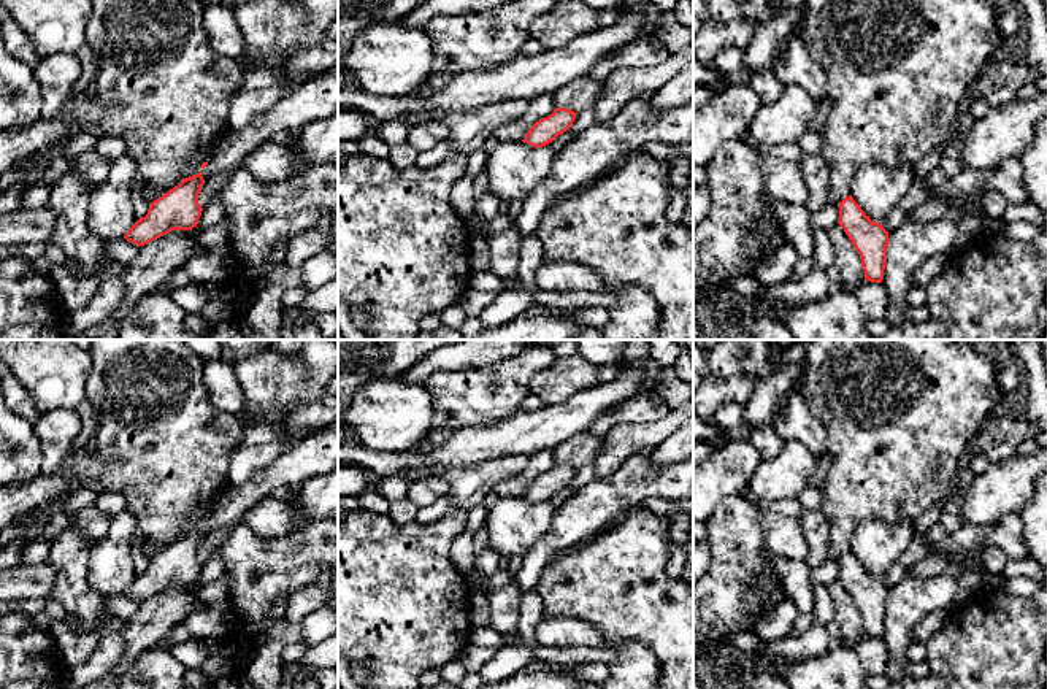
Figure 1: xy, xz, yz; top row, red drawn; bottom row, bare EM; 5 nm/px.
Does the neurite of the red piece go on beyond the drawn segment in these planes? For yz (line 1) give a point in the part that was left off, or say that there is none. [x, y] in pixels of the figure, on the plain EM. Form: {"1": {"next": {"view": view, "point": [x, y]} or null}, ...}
{"1": {"next": null}}

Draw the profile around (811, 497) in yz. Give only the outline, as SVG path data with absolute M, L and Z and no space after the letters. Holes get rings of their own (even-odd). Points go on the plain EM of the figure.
M807 484L796 498L804 510L820 510L822 491Z

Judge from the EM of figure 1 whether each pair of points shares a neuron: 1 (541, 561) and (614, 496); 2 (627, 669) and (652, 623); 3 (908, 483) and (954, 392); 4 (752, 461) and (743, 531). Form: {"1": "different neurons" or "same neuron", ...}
{"1": "same neuron", "2": "different neurons", "3": "same neuron", "4": "different neurons"}

